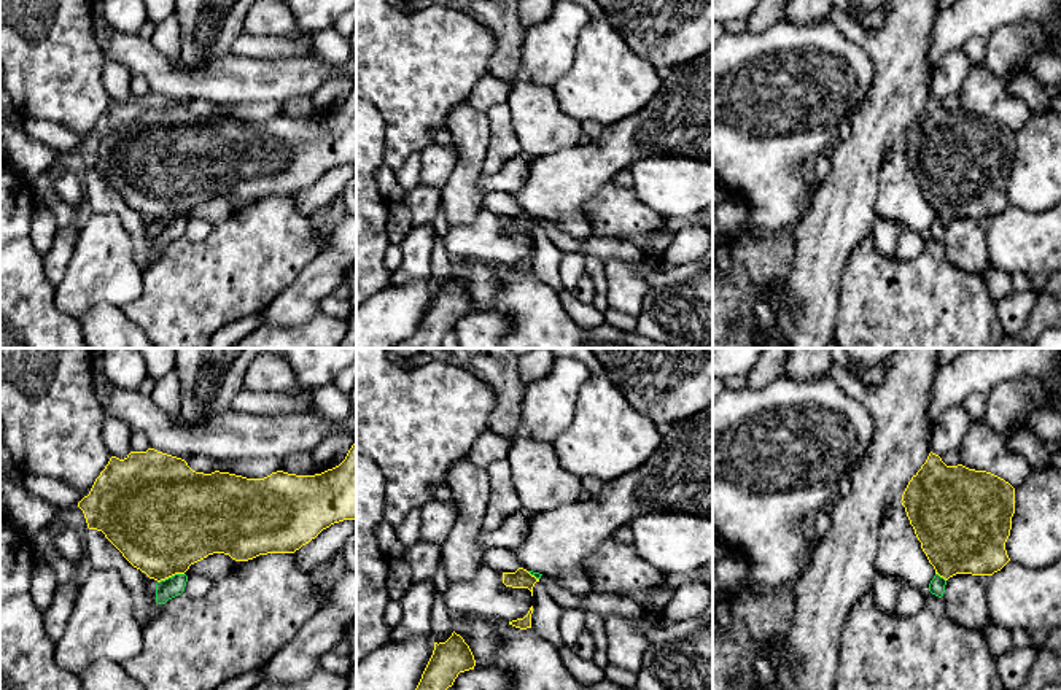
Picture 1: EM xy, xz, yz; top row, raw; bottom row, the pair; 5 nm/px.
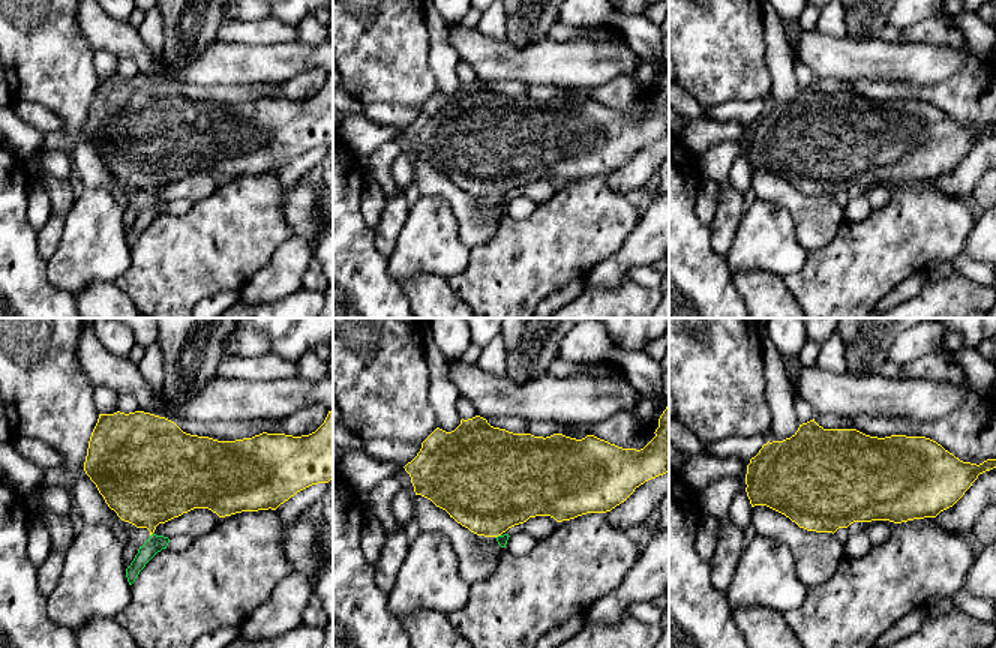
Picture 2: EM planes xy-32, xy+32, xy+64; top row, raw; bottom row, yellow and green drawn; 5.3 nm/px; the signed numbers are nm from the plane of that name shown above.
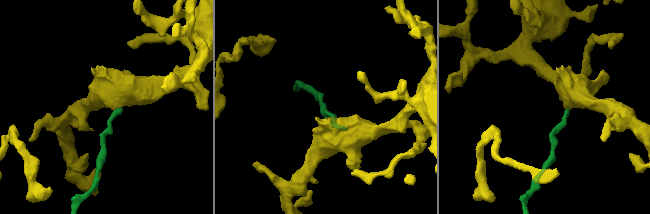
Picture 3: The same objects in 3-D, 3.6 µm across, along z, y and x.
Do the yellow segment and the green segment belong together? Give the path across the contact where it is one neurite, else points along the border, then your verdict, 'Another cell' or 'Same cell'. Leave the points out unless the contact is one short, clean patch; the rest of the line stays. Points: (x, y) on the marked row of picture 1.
Boundary: xy (183, 573), (175, 573), (158, 582). Another cell

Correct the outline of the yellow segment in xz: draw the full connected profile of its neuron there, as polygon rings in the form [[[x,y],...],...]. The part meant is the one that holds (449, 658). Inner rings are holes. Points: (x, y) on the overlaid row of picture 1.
[[[453,631],[445,642],[434,642],[433,655],[415,690],[447,690],[460,673],[474,666],[476,660],[469,645]]]

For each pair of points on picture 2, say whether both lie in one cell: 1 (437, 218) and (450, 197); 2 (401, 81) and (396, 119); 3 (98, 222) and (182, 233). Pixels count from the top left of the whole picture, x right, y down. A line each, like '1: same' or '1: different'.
1: different
2: different
3: different

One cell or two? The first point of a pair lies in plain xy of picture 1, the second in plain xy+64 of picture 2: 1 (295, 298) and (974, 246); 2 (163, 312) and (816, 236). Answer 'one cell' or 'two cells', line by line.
1: one cell
2: two cells

